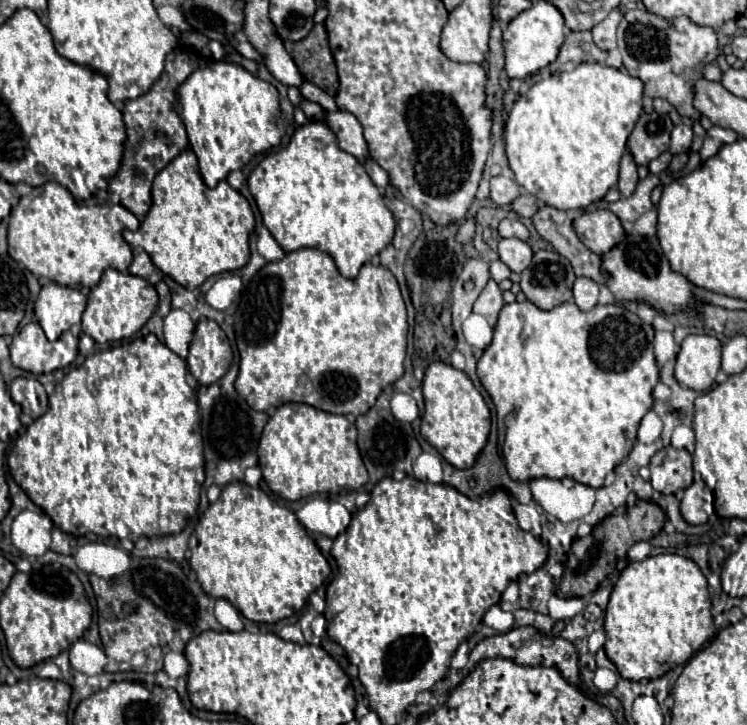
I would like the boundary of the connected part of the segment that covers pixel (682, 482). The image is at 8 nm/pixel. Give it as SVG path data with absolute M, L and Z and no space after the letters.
M667 446L651 458L651 484L661 494L675 494L693 482L691 454L687 450L677 450Z

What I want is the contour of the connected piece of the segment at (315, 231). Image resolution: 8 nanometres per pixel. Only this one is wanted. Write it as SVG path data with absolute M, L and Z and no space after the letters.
M311 120L305 126L299 126L285 148L267 154L255 166L247 185L263 216L263 224L285 252L295 252L299 248L323 250L335 260L345 278L355 278L359 268L393 240L395 220L383 204L381 192L371 182L363 164L337 146L337 136L323 122Z

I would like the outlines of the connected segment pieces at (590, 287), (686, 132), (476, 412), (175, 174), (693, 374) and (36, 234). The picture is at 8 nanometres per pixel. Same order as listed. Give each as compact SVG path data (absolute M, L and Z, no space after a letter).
M577 278L573 286L573 300L581 310L591 310L599 298L599 284L589 278Z
M679 124L673 128L671 132L671 154L677 154L677 152L687 152L689 146L691 146L691 140L693 140L693 132L689 126L685 124Z
M433 362L425 370L423 378L423 396L425 396L425 414L421 418L421 436L437 448L437 452L455 468L471 468L487 444L487 436L491 430L491 412L473 386L471 378L445 364Z
M191 148L179 152L153 180L153 204L139 232L155 250L145 250L153 264L187 290L199 288L209 276L239 270L249 262L249 232L255 226L253 210L245 196L225 180L209 190L199 174Z
M689 334L677 354L675 378L691 390L707 392L719 372L721 344L715 336Z
M49 180L33 188L13 208L9 220L9 256L35 276L45 276L71 288L91 288L107 268L125 272L133 262L131 246L121 236L125 228L139 228L137 216L127 208L99 196L77 200L67 188Z

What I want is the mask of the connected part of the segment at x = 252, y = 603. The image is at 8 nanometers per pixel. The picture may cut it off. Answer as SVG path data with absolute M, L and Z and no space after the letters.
M231 482L221 490L217 502L209 504L203 518L195 528L197 548L191 550L189 564L197 574L201 588L213 598L229 600L245 618L253 622L279 622L293 616L305 604L311 592L315 592L331 574L331 566L319 552L313 538L307 534L297 516L277 504L261 488L251 488L245 482Z

